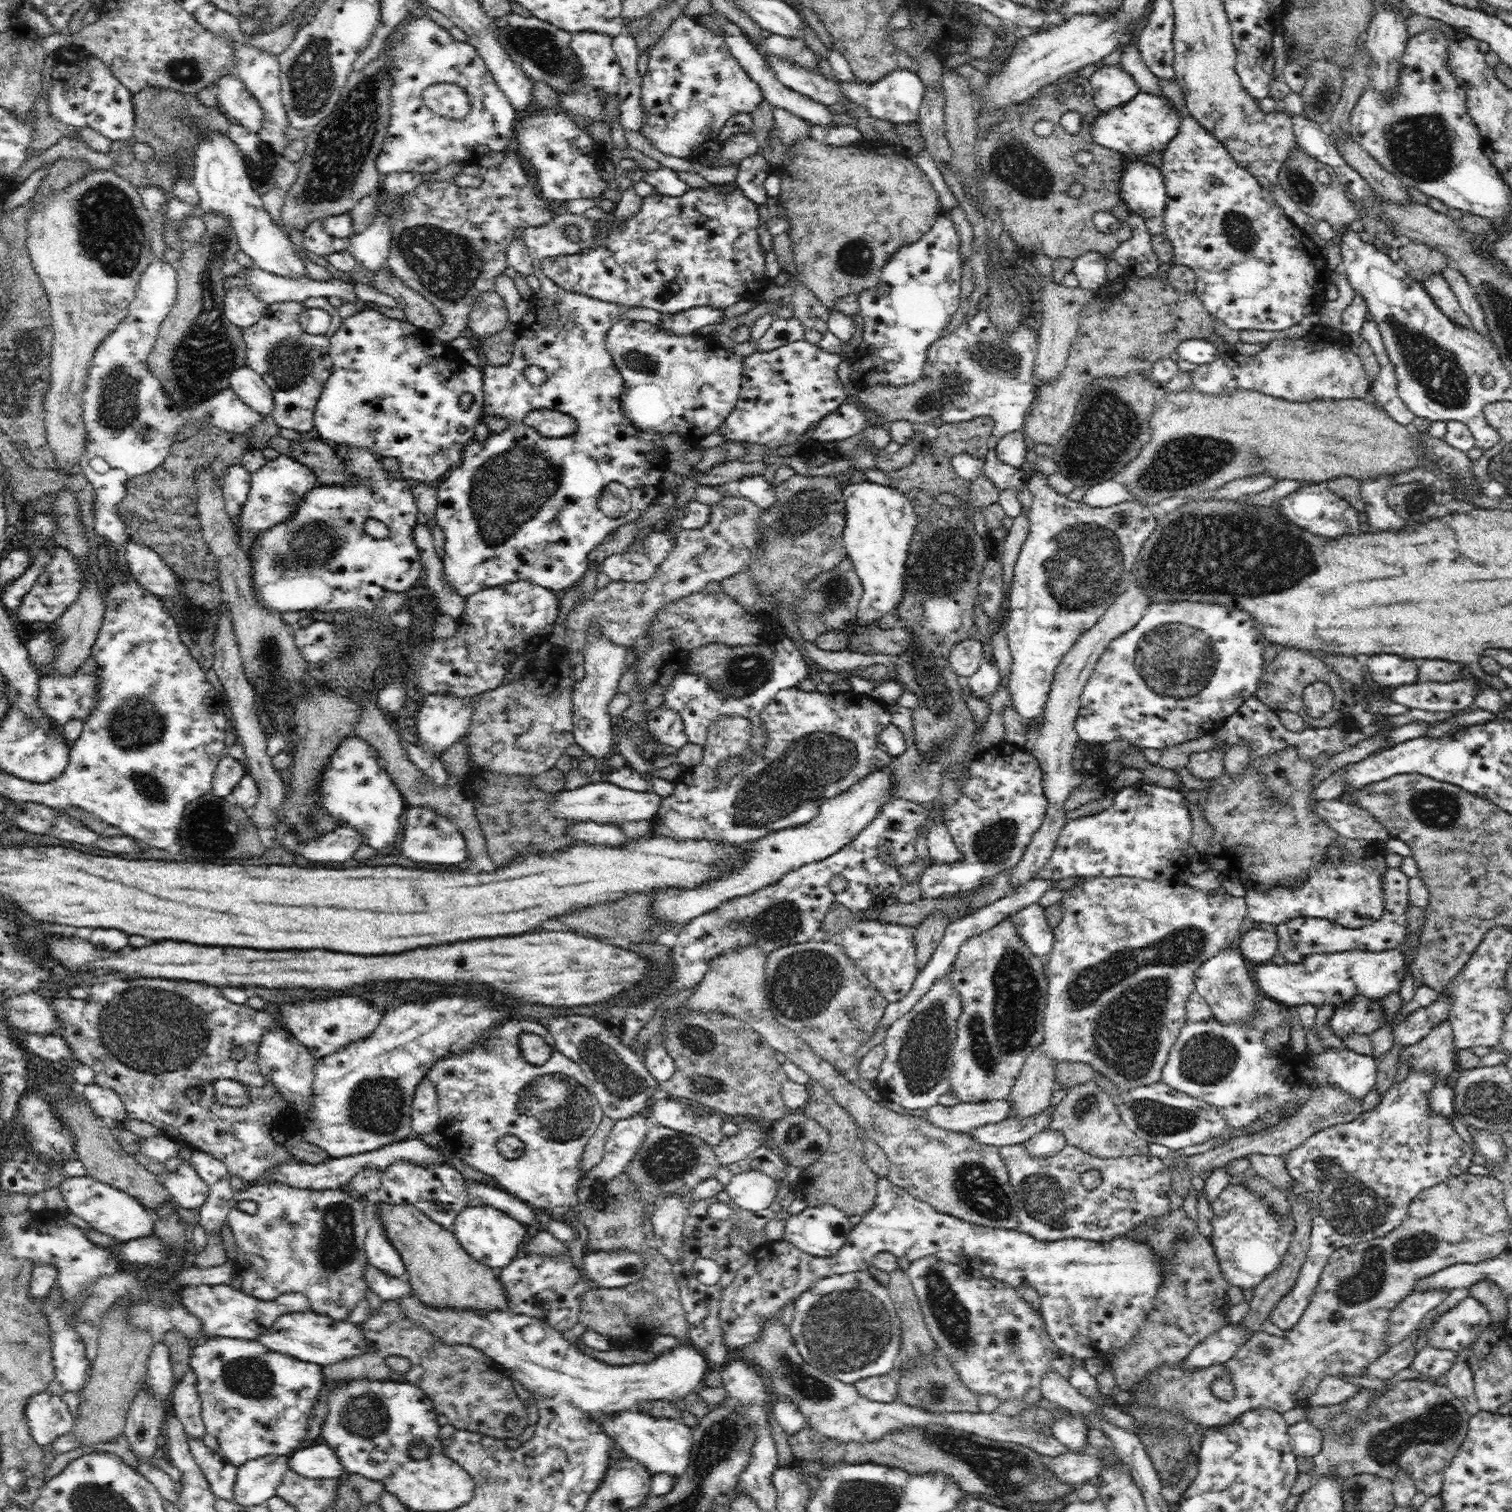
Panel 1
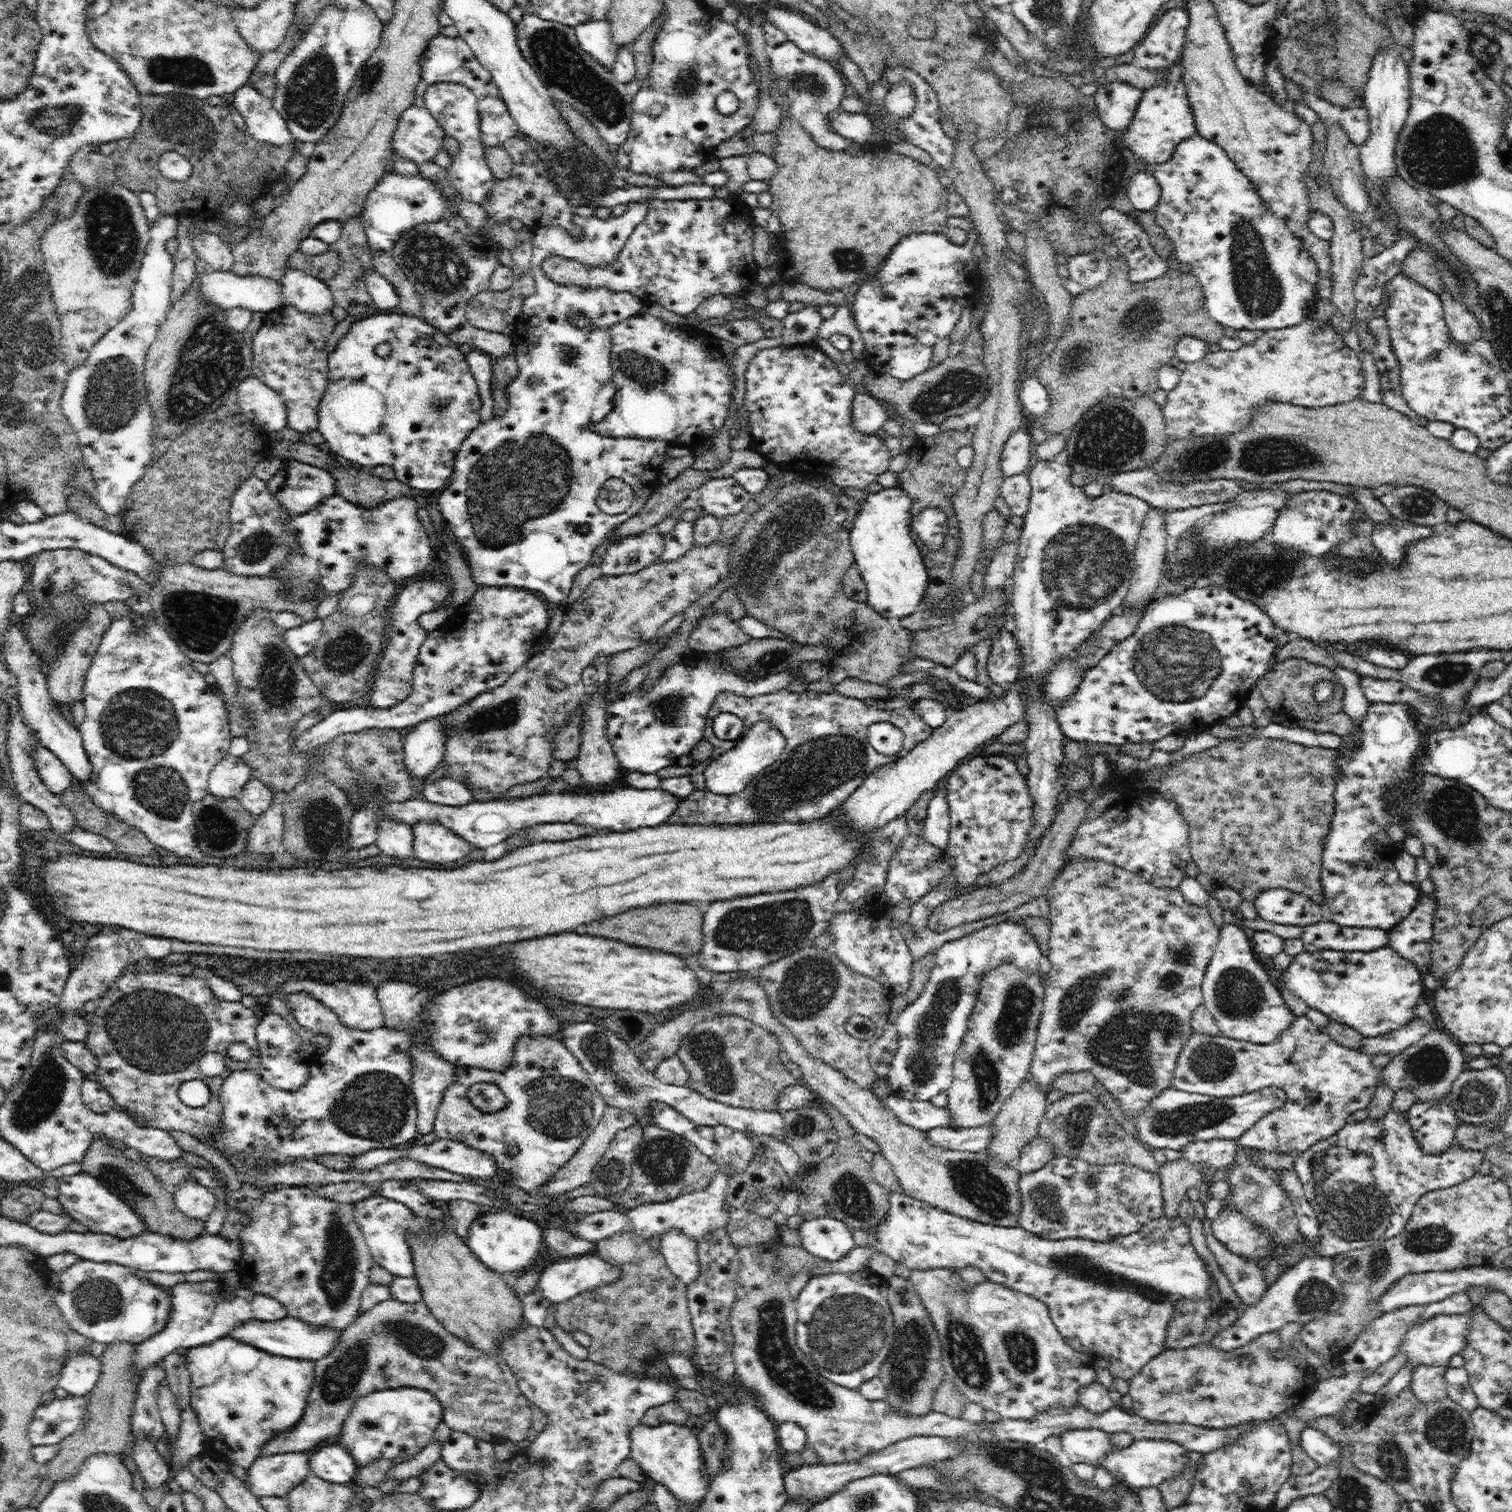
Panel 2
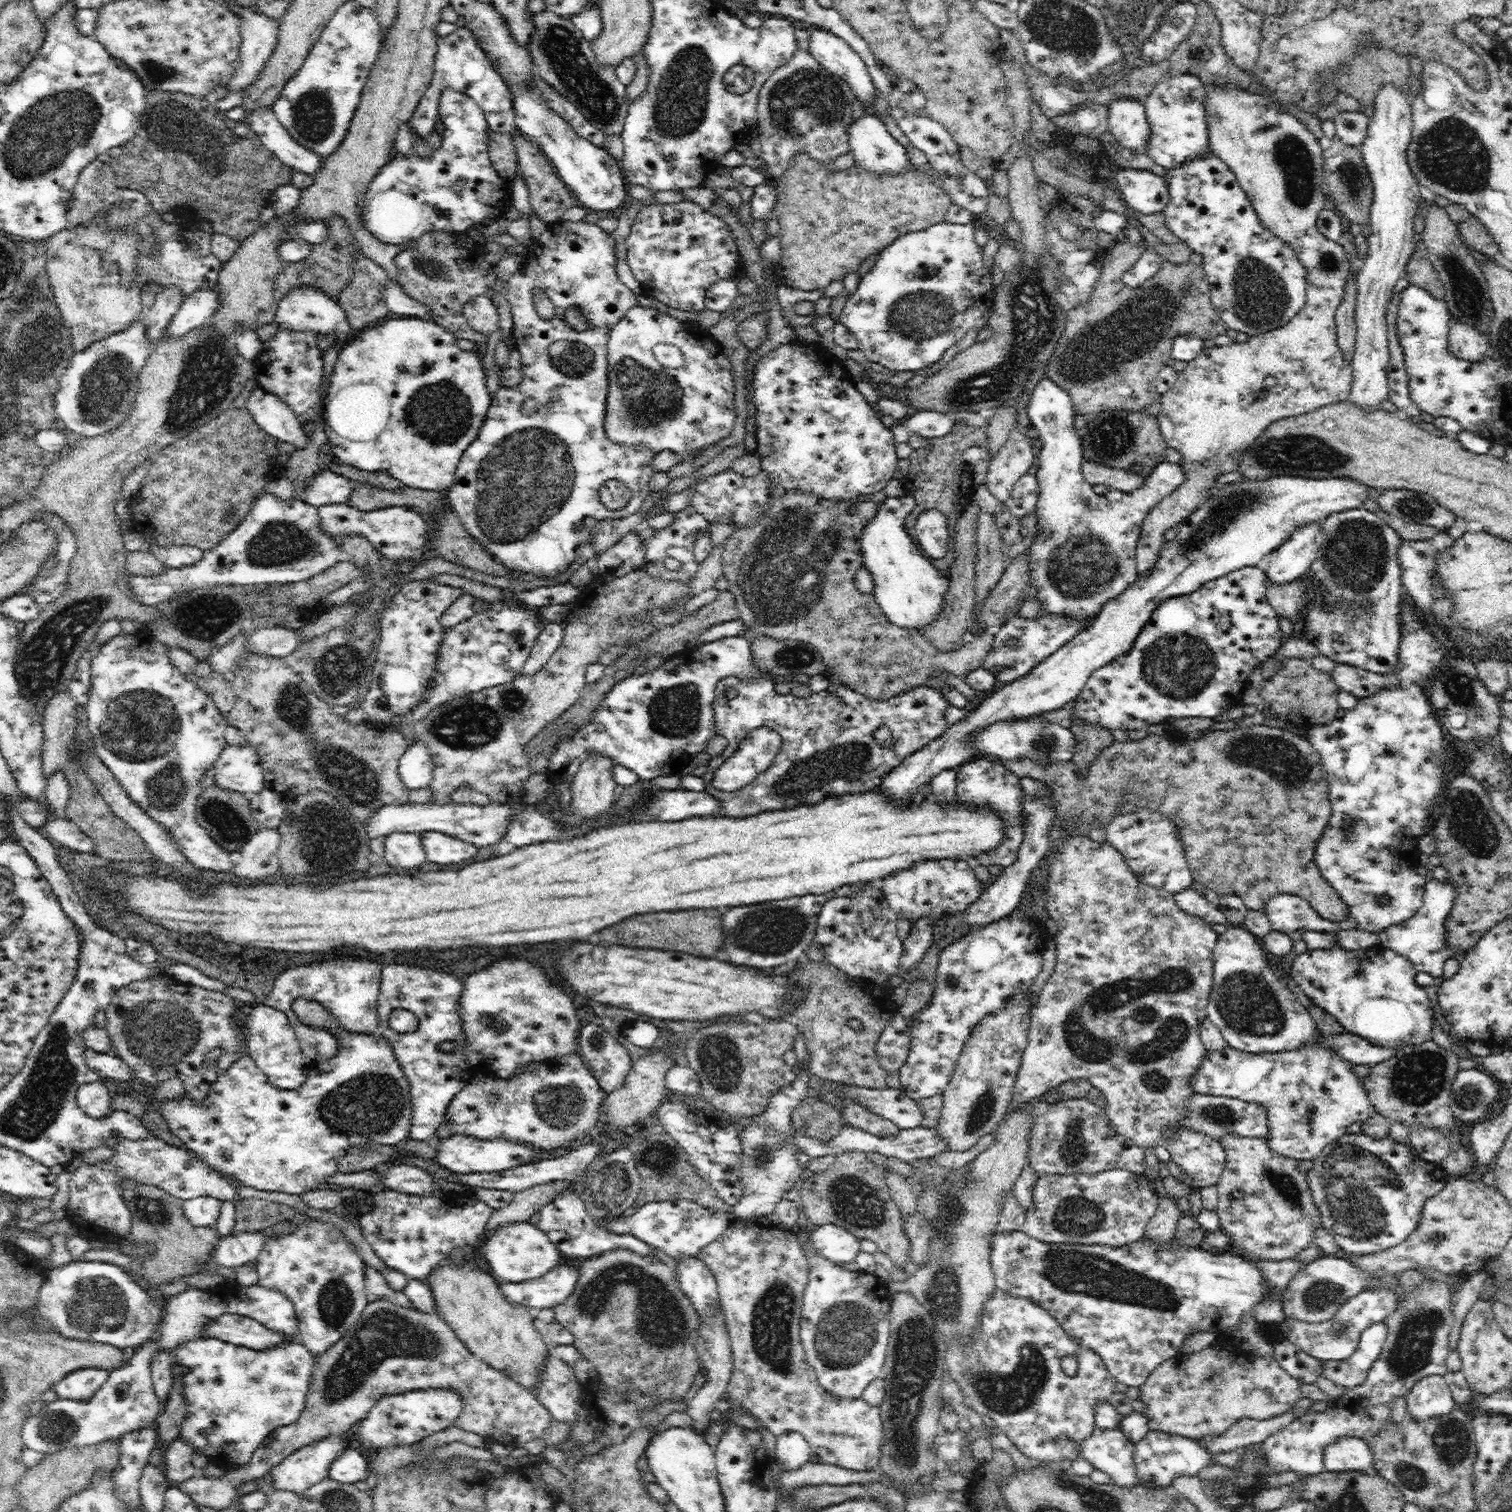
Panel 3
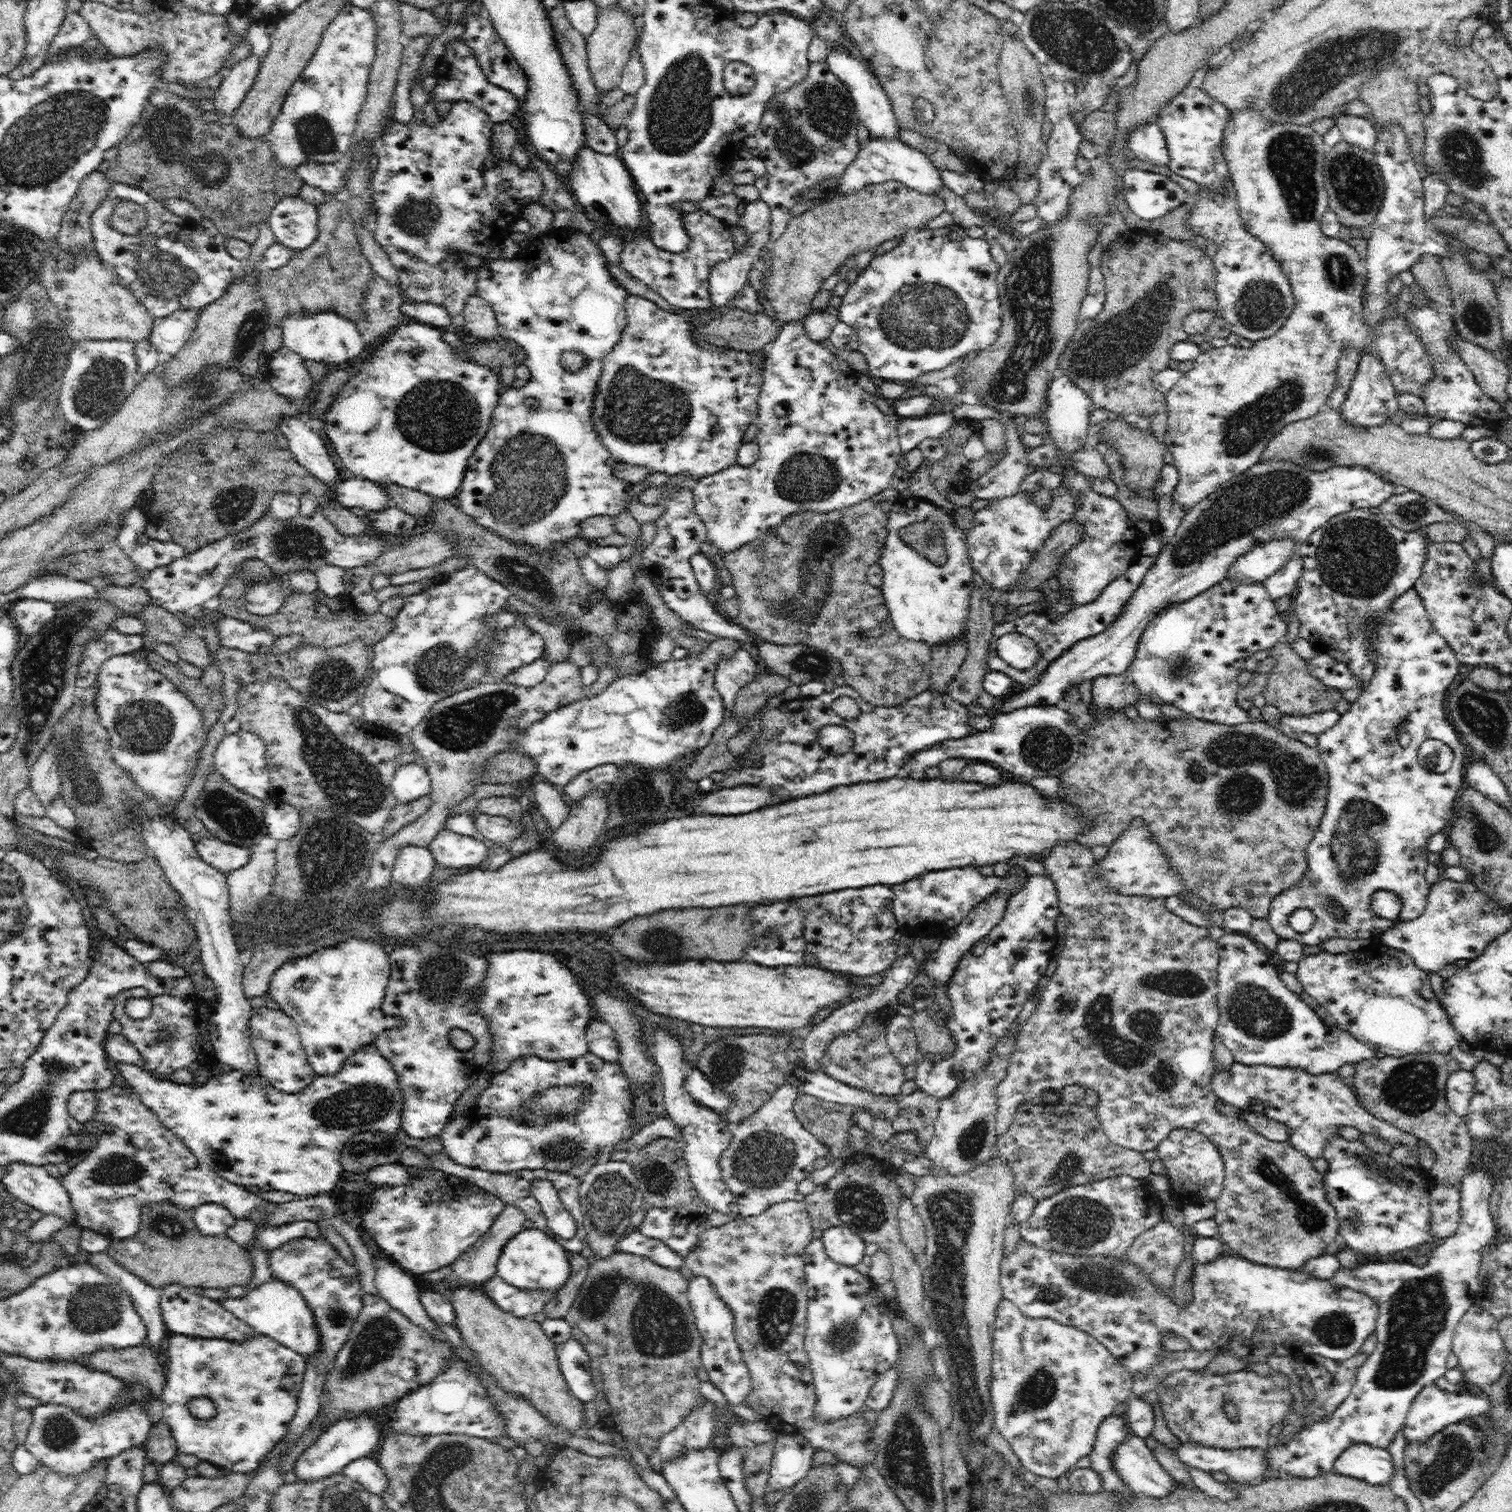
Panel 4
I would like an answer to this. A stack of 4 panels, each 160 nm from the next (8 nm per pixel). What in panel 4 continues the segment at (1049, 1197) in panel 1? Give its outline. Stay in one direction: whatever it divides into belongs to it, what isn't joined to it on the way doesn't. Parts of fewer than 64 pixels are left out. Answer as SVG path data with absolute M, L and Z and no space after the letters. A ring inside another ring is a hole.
M1120 1175L1080 1186L1070 1186L1051 1198L1038 1201L1032 1214L1019 1223L1021 1238L1038 1247L1076 1256L1109 1256L1122 1258L1137 1236L1152 1228L1161 1220L1163 1205L1155 1197L1155 1191L1147 1179L1137 1179L1130 1175Z

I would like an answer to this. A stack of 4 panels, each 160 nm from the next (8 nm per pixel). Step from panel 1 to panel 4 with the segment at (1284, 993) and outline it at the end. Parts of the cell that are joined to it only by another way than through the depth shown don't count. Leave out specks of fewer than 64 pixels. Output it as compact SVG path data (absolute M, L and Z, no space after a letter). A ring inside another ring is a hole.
M1380 941L1361 947L1357 951L1340 954L1322 951L1303 956L1297 963L1295 976L1306 994L1324 1006L1336 1019L1336 1026L1348 1031L1378 1055L1402 1057L1418 1052L1439 1052L1449 1056L1448 1052L1458 1047L1458 1040L1463 1039L1450 1022L1441 1001L1434 995L1428 972L1418 968L1404 951L1390 948Z

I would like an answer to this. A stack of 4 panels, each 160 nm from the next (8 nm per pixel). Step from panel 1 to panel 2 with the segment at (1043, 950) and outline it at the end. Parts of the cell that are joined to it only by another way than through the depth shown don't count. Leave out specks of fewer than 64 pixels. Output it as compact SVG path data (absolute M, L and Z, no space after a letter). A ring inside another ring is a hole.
M1005 921L994 926L984 926L959 939L944 943L935 951L935 965L930 972L924 992L907 1005L899 1014L895 1024L898 1031L898 1050L887 1073L892 1095L907 1100L930 1101L934 1096L946 1093L953 1079L953 1065L957 1050L967 1029L968 1016L976 1004L976 988L988 970L998 968L1000 962L1011 962L1022 970L1041 974L1039 970L1042 958L1039 944L1027 928L1017 921Z

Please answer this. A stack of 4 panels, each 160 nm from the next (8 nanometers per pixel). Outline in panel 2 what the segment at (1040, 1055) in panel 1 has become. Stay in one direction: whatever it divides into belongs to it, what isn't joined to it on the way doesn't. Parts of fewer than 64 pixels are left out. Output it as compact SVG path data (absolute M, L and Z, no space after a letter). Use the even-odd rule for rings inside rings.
M1026 1078L1016 1088L1010 1099L1002 1104L1000 1112L996 1114L994 1120L994 1138L987 1148L989 1154L997 1160L998 1164L1015 1166L1022 1148L1037 1138L1041 1119L1048 1108L1046 1099L1046 1089L1038 1087L1036 1083L1032 1083L1030 1078Z

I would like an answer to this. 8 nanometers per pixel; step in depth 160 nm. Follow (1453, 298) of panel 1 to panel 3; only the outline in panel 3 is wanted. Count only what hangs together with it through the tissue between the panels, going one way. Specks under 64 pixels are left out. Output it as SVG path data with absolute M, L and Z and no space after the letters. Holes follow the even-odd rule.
M1449 318L1448 351L1458 359L1480 362L1488 353L1487 335L1464 324L1461 320Z

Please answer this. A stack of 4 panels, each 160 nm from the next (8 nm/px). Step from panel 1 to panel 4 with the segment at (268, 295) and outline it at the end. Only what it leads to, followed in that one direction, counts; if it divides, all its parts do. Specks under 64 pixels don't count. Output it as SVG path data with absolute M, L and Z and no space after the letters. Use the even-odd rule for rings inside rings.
M180 308L170 316L155 317L149 339L162 358L175 355L190 340L200 311Z

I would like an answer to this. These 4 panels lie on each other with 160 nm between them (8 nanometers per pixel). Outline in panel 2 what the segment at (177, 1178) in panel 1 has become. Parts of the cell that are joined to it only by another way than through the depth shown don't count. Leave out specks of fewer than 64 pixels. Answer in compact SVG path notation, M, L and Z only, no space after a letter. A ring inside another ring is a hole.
M195 1177L176 1186L173 1200L177 1210L190 1218L206 1221L217 1208L217 1198L208 1187L196 1181Z

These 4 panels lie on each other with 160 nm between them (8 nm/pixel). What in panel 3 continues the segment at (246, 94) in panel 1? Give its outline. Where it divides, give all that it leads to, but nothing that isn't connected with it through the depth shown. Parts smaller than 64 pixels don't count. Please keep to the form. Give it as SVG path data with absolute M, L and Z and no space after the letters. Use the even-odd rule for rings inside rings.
M263 107L246 116L244 121L258 136L262 145L273 152L286 166L308 175L316 175L323 164L323 158L298 144L286 128L280 124L273 108Z

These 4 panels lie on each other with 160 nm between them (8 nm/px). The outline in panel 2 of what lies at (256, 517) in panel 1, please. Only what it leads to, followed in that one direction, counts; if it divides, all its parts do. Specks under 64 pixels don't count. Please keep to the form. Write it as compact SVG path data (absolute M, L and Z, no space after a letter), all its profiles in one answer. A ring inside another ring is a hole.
M290 457L282 461L279 471L266 481L266 487L272 491L272 495L278 497L280 505L286 508L288 513L300 515L312 510L314 506L318 506L324 498L334 496L336 494L336 479L326 469Z

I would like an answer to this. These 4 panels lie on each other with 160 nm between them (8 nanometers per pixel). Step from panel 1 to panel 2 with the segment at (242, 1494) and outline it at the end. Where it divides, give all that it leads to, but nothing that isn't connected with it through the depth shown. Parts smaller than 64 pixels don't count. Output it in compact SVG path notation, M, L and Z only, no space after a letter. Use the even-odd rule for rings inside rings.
M311 1451L290 1452L258 1456L247 1469L248 1489L261 1496L280 1496L286 1498L292 1488L311 1474L308 1458Z

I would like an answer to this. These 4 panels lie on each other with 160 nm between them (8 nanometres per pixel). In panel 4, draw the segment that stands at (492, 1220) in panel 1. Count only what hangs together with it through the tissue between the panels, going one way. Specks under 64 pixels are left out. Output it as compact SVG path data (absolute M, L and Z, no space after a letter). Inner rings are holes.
M534 1227L522 1229L502 1246L496 1264L496 1275L516 1288L557 1292L566 1284L570 1276L570 1262L566 1251L554 1236L548 1237L545 1231Z

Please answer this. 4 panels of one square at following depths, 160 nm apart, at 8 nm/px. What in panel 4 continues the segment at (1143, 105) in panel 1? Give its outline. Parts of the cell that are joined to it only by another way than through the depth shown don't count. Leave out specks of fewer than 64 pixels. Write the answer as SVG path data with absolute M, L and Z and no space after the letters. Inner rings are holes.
M1196 72L1190 84L1162 110L1161 116L1156 120L1170 153L1170 163L1167 166L1172 173L1201 184L1207 190L1220 190L1223 184L1229 195L1235 198L1236 189L1229 172L1229 163L1222 153L1231 112L1206 95L1201 88L1202 83L1203 78Z

